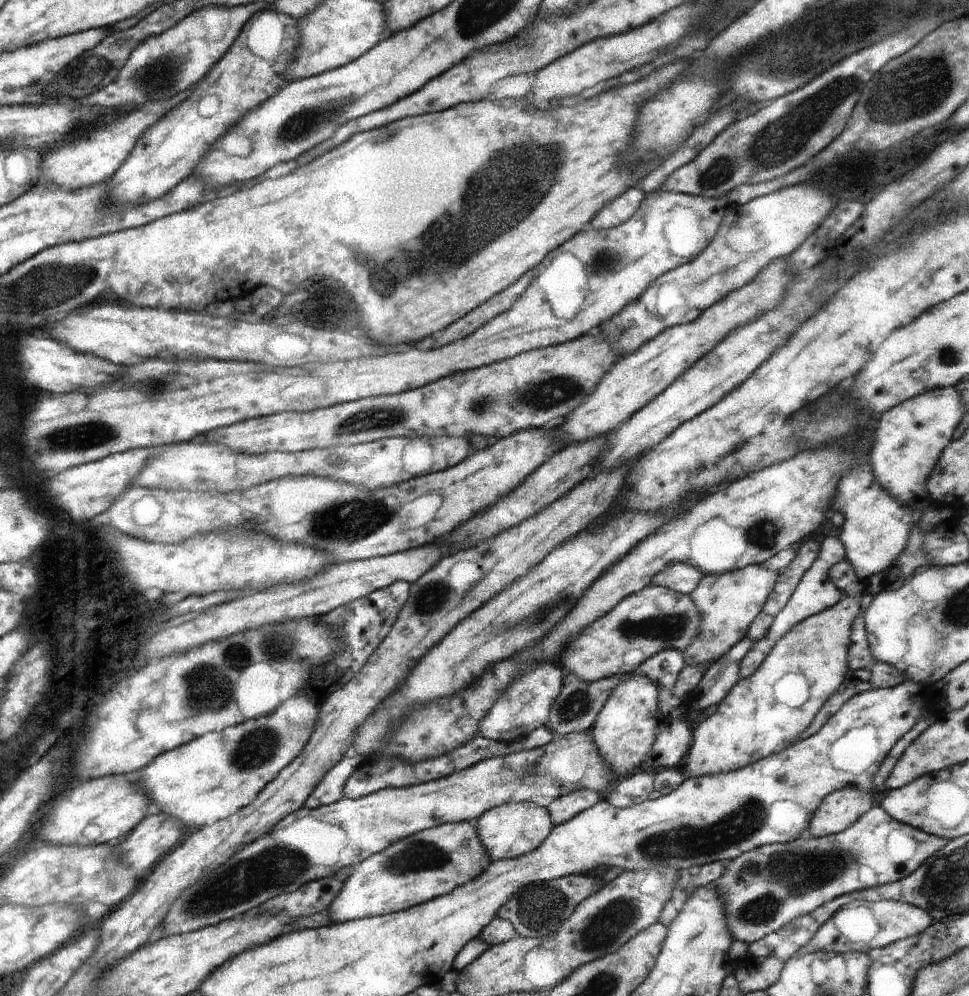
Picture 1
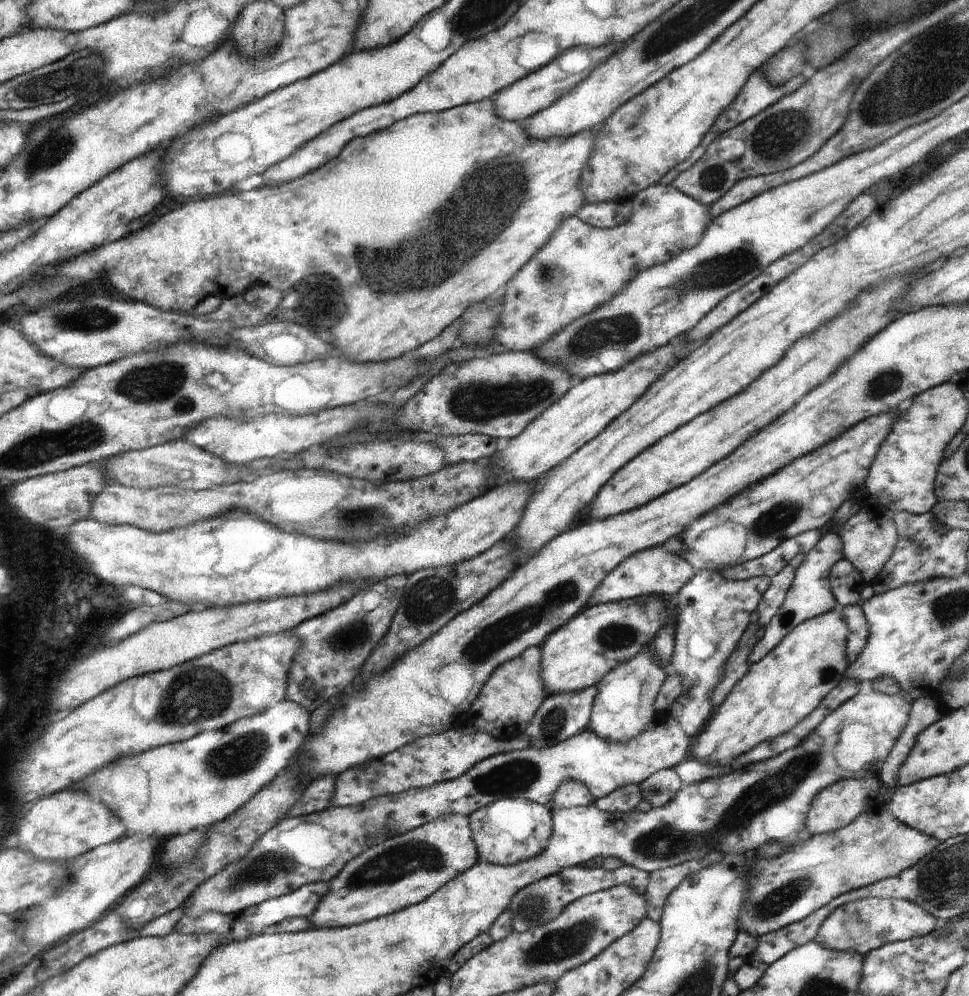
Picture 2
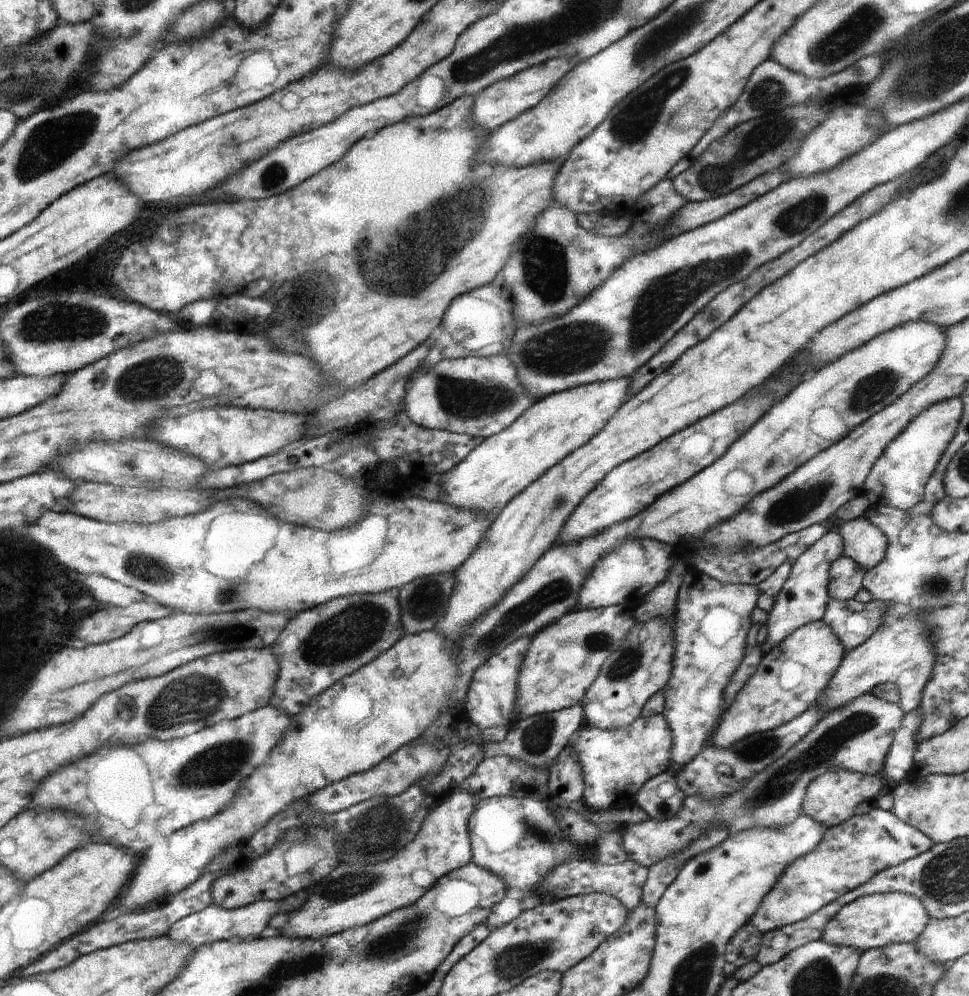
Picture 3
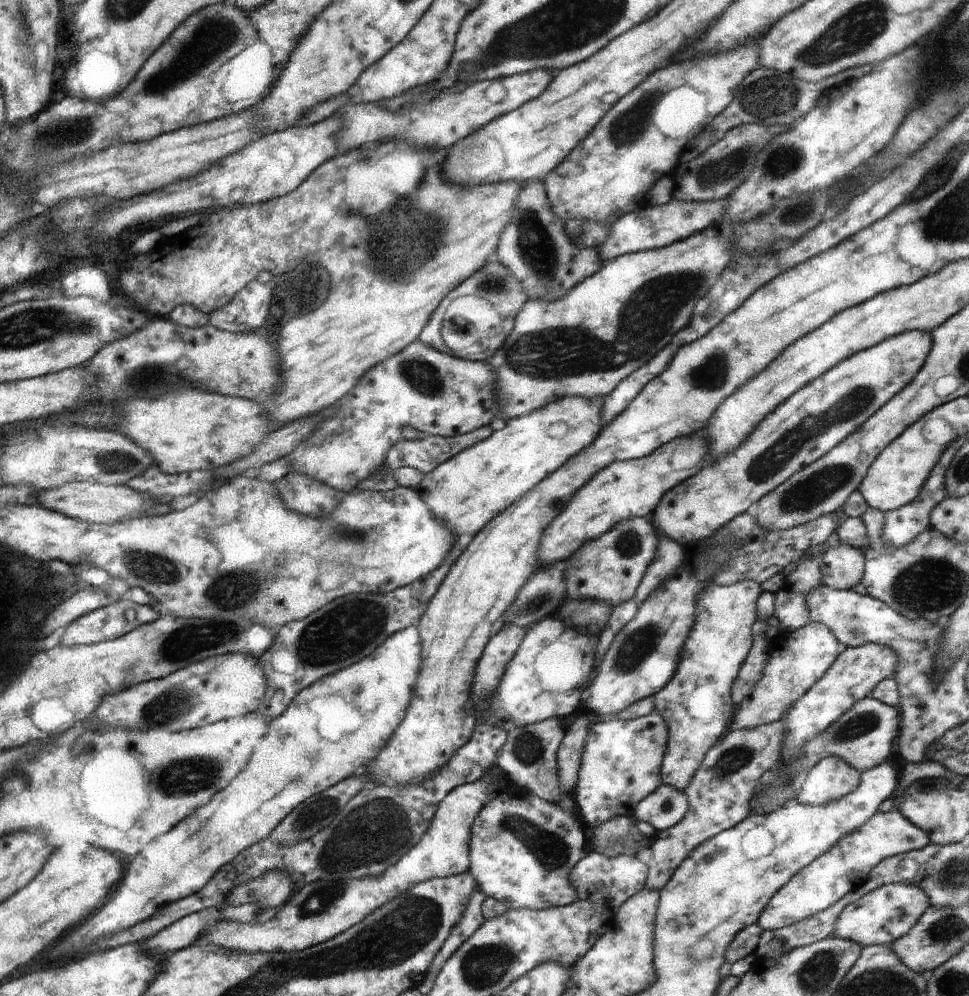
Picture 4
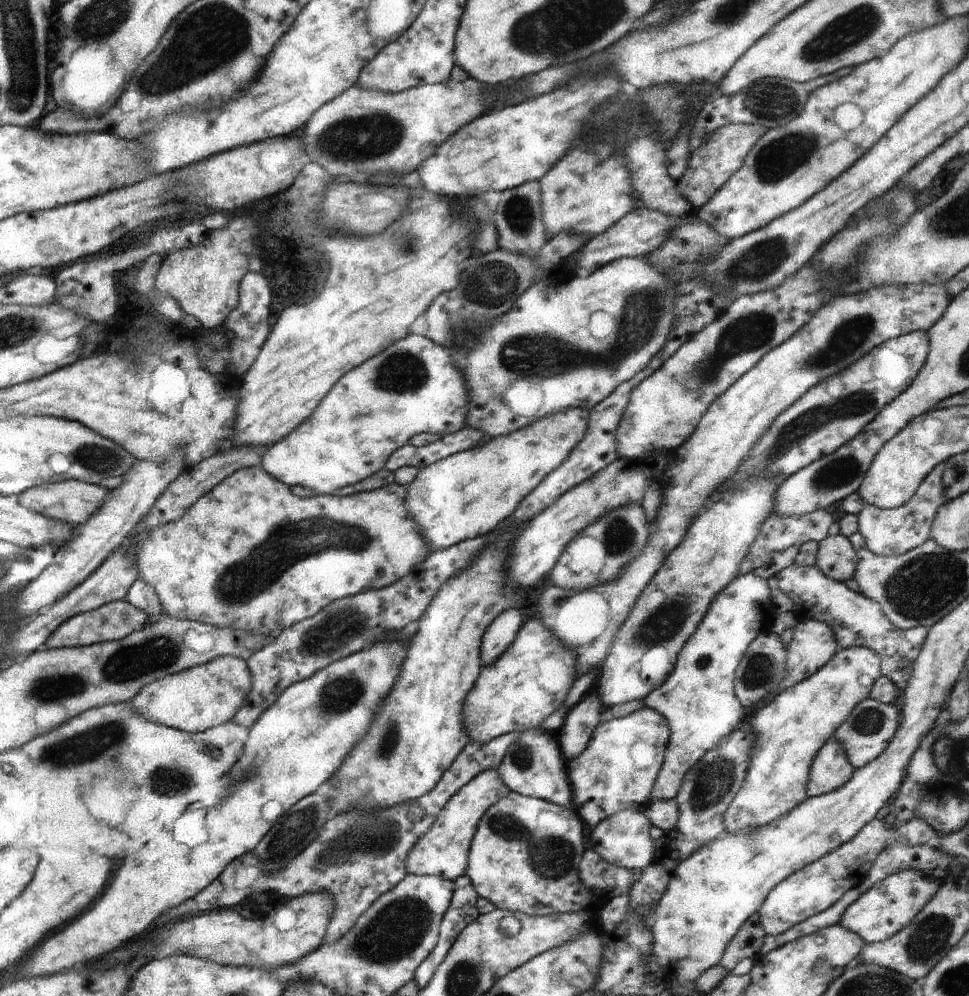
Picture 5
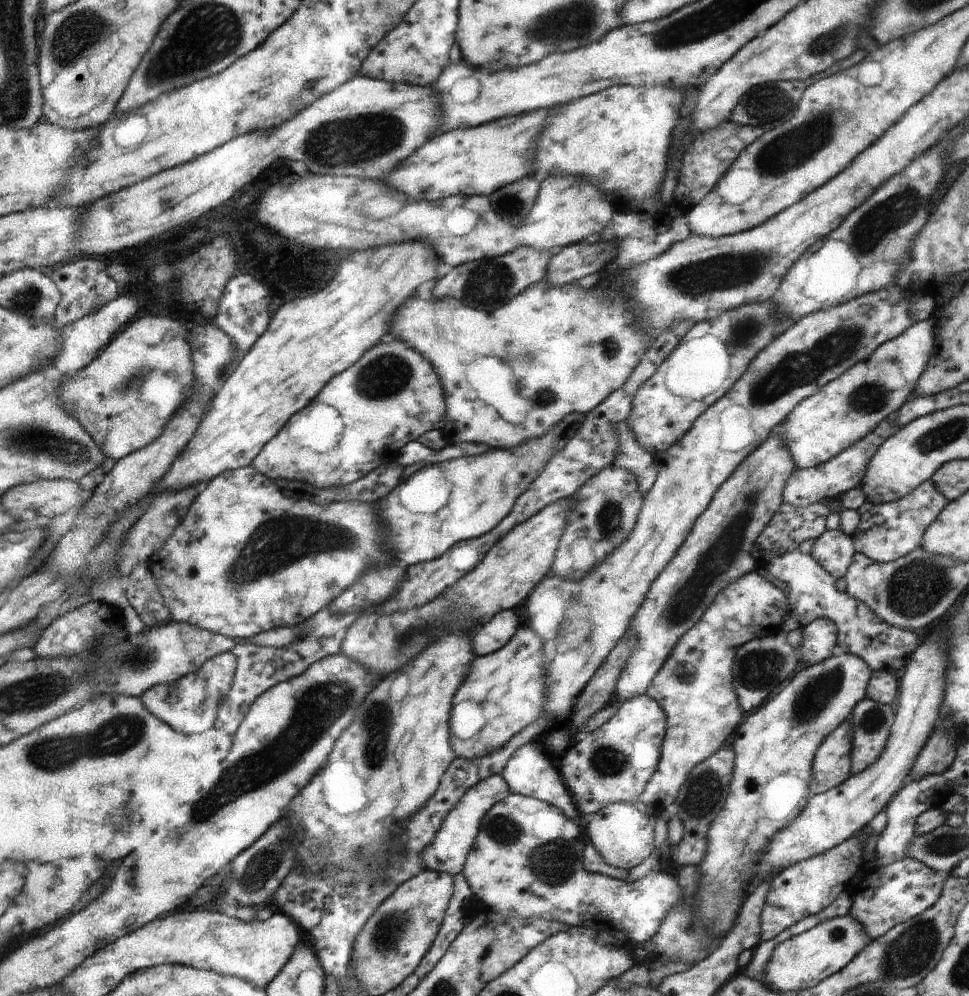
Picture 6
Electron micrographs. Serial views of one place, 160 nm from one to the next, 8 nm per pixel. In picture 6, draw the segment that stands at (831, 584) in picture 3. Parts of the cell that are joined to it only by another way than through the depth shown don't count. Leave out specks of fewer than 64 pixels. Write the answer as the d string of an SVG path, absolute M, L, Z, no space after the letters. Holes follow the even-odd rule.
M838 528L815 540L811 556L836 580L844 577L855 553L851 536Z

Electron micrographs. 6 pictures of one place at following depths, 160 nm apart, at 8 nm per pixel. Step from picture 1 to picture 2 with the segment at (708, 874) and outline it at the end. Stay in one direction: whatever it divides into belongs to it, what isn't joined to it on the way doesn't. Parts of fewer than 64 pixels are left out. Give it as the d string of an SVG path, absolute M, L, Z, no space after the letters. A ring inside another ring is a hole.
M714 851L703 859L683 862L676 866L666 867L649 873L649 881L644 894L647 898L647 917L659 923L670 892L687 876L700 869L718 864L722 859L723 854Z

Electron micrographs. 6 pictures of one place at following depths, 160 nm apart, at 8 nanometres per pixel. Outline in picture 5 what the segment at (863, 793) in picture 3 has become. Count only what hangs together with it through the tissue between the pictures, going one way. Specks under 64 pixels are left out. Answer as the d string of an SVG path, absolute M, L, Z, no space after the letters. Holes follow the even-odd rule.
M832 738L820 748L809 771L807 797L821 796L841 788L854 773L840 740Z

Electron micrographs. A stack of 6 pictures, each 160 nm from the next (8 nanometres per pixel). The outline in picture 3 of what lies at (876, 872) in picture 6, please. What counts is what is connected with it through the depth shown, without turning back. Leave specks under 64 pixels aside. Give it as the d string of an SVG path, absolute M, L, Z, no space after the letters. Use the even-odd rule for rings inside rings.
M897 891L875 893L842 907L837 916L826 924L821 940L832 946L848 946L864 952L890 944L914 942L916 937L921 936L928 920L920 898Z

